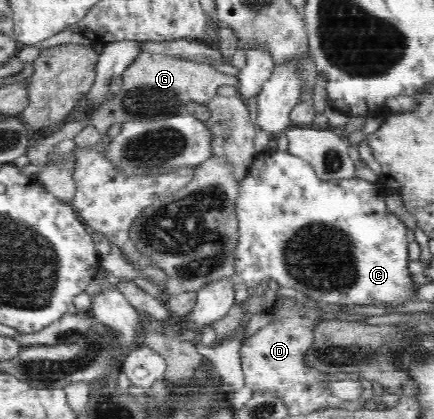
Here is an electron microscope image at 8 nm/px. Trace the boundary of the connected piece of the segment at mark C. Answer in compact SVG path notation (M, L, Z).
M273 148L266 150L257 156L253 165L248 171L247 177L239 183L238 202L235 204L235 213L238 216L239 242L237 251L234 252L235 274L237 278L248 286L254 288L261 282L274 283L276 286L293 288L304 298L311 299L313 302L323 302L327 304L343 305L362 305L375 307L397 308L404 302L414 302L414 294L418 289L413 285L413 276L409 271L409 251L407 240L407 227L401 222L397 215L387 209L385 196L379 194L376 184L370 184L361 178L335 179L324 181L319 179L314 169L307 161L291 155L287 151L278 151Z

